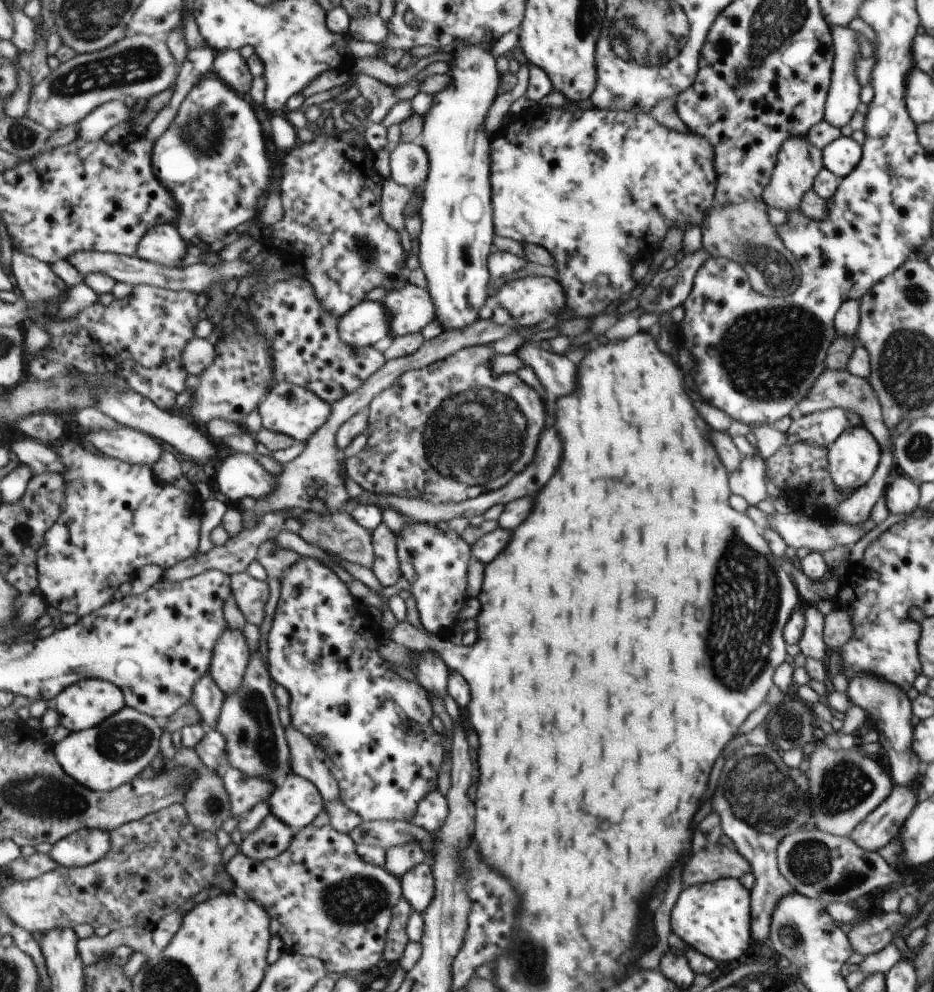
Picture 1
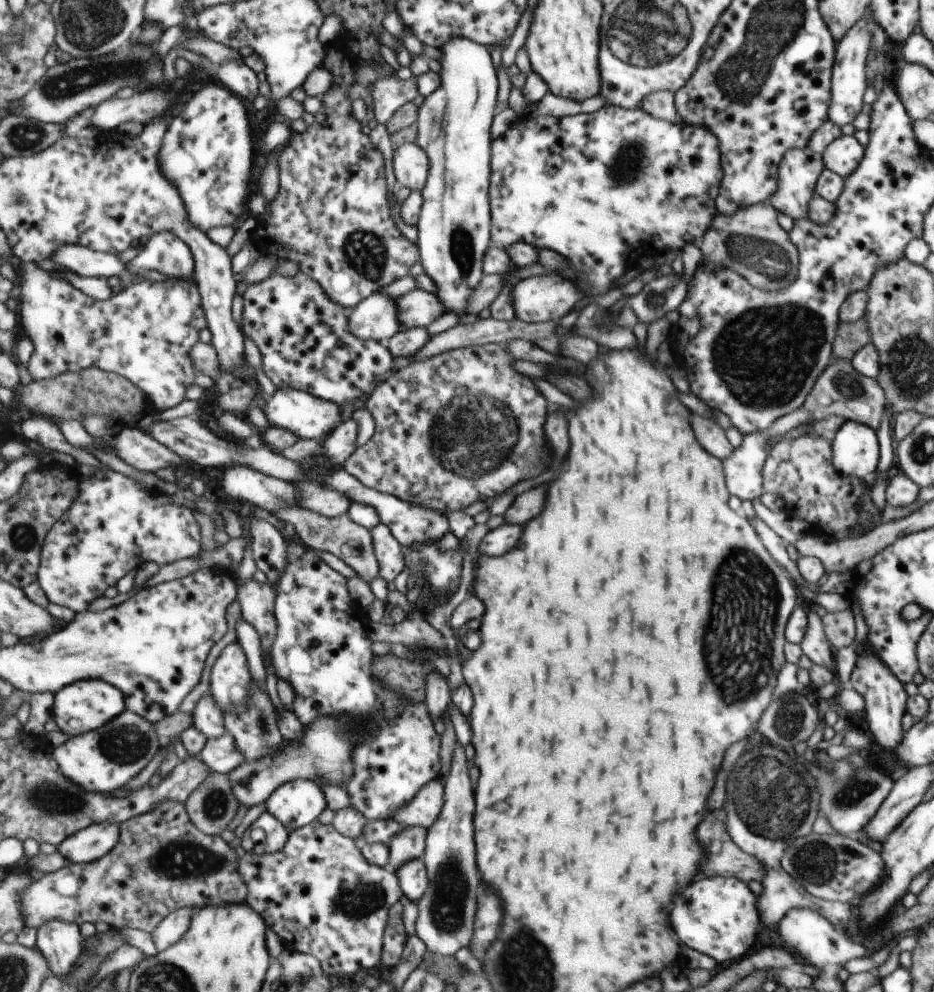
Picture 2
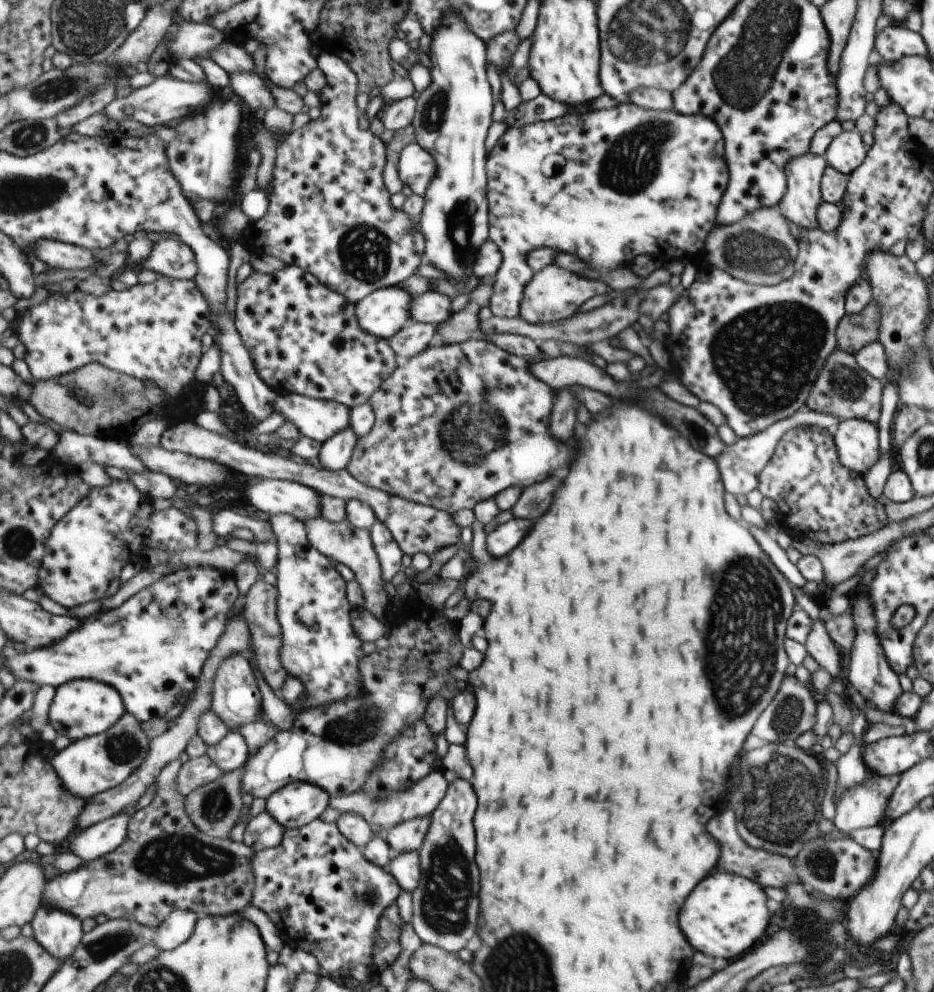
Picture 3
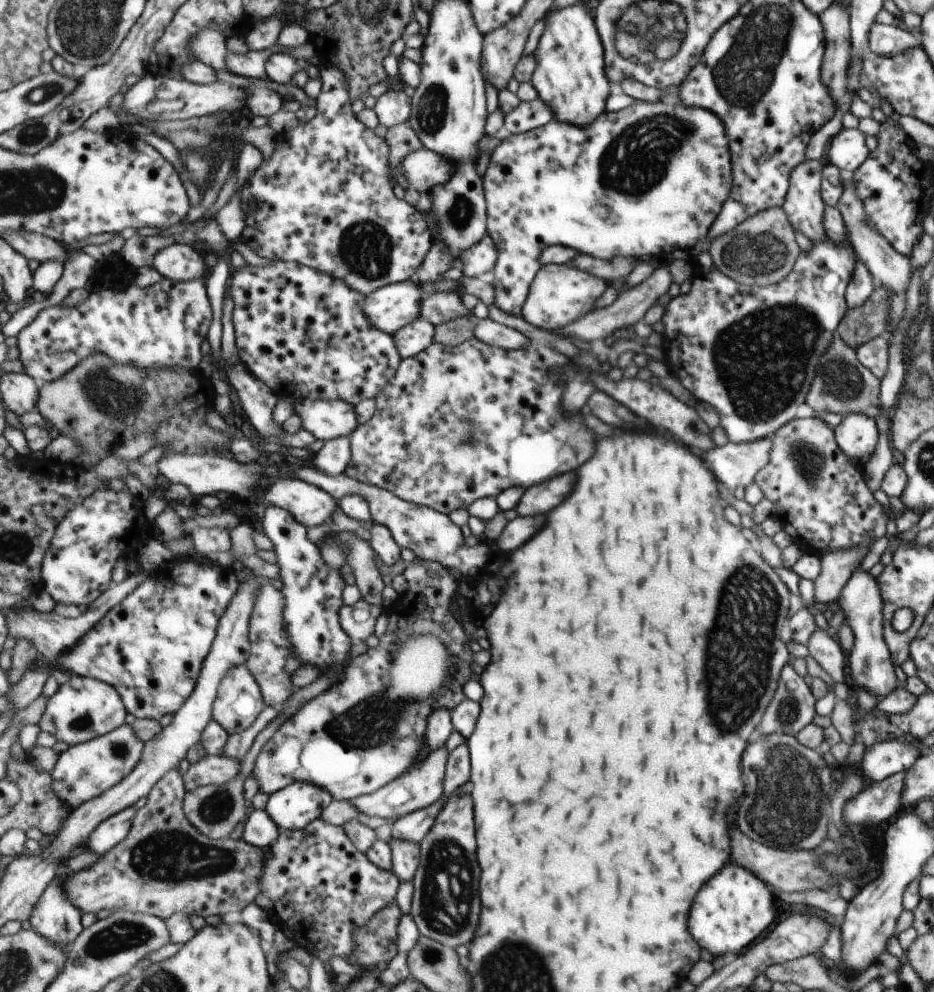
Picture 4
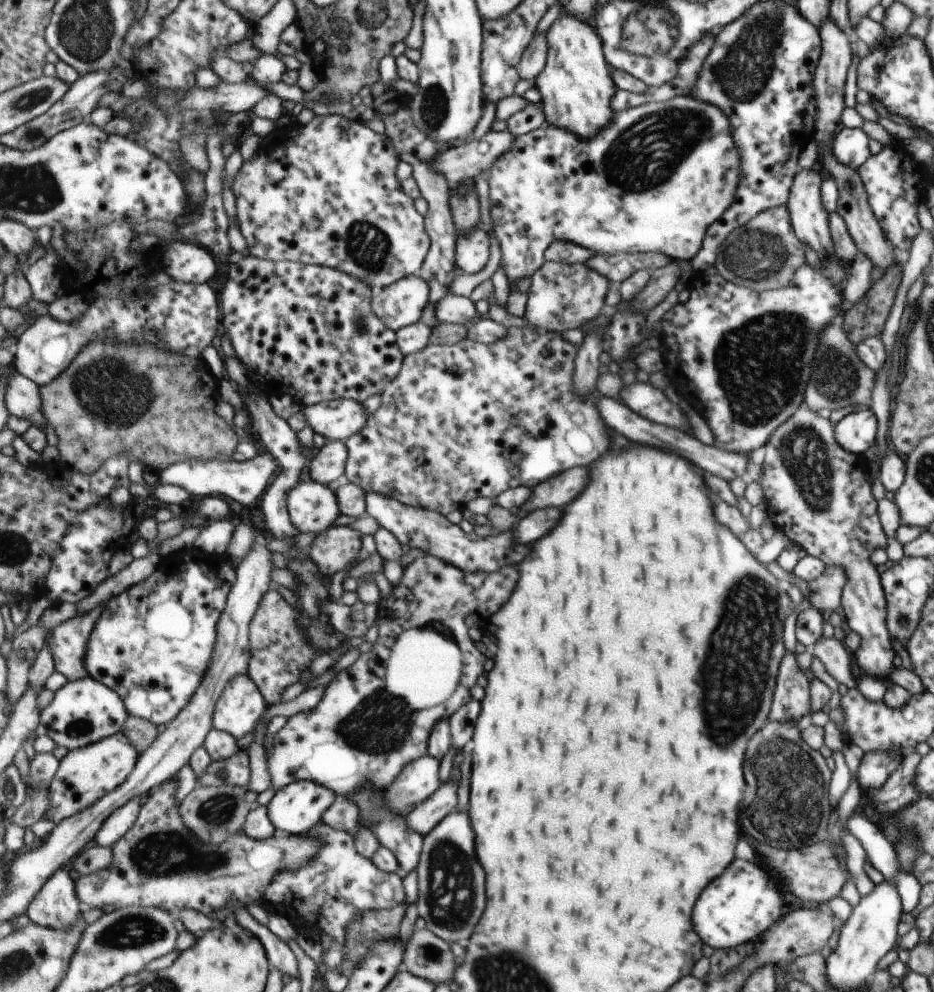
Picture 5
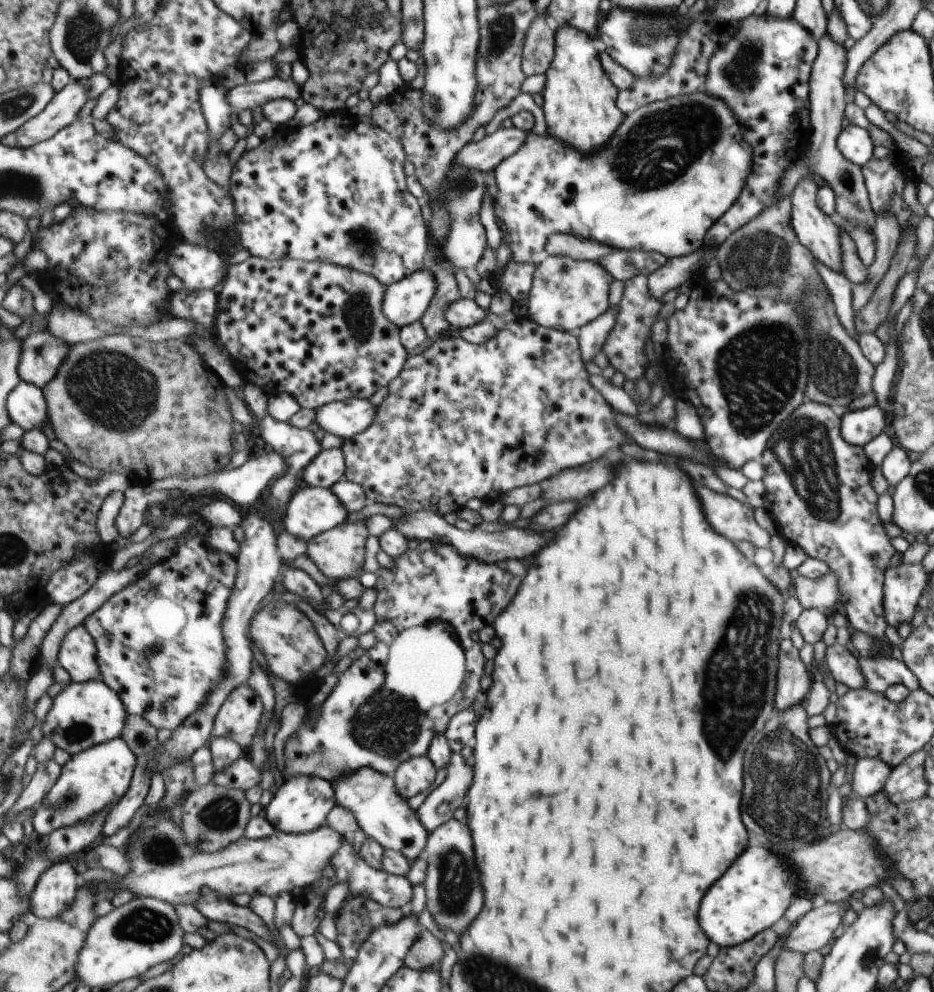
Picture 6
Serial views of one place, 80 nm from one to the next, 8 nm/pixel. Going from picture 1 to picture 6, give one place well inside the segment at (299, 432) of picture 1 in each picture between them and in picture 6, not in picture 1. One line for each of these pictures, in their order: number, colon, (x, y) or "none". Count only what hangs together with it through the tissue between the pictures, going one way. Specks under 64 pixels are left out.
2: (308, 416)
3: (319, 419)
4: (325, 419)
5: (338, 420)
6: (346, 419)

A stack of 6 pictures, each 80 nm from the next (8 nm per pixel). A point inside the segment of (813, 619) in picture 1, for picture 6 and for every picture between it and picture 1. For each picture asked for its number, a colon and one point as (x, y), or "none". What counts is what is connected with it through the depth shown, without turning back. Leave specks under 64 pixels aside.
2: (814, 645)
3: (819, 646)
4: (826, 651)
5: (832, 654)
6: (844, 668)

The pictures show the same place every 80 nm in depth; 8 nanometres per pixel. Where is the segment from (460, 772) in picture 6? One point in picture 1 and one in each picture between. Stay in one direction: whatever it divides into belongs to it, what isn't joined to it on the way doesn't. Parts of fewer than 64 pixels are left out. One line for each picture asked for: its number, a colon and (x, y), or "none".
1: (400, 859)
2: (410, 843)
3: (409, 835)
4: (415, 826)
5: (426, 816)

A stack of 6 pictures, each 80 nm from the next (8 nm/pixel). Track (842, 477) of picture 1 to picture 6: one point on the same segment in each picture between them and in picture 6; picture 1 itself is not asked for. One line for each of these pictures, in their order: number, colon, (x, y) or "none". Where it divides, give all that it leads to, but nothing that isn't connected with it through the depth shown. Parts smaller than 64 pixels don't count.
2: (854, 446)
3: (856, 440)
4: (856, 435)
5: (856, 431)
6: (858, 427)

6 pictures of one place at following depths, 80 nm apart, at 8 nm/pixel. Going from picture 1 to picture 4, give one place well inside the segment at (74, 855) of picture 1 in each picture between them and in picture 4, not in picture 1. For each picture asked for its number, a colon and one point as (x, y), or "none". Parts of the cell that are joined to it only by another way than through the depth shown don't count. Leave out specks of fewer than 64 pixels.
2: (96, 841)
3: (106, 836)
4: (111, 831)

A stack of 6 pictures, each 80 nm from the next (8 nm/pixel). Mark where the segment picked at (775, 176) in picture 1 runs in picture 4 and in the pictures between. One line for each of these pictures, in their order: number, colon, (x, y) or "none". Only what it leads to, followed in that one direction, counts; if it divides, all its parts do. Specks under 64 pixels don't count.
2: (799, 170)
3: (799, 204)
4: (803, 205)

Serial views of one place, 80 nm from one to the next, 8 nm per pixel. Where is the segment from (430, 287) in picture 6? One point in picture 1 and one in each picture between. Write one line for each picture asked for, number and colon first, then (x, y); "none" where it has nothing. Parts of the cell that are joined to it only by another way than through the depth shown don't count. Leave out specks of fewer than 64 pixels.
1: (365, 324)
2: (377, 317)
3: (385, 312)
4: (392, 307)
5: (402, 304)

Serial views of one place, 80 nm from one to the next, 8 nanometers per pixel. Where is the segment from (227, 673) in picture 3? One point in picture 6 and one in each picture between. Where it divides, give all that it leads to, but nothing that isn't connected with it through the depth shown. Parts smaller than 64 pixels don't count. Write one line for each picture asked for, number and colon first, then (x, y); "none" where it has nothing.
4: (240, 701)
5: (241, 706)
6: (239, 717)

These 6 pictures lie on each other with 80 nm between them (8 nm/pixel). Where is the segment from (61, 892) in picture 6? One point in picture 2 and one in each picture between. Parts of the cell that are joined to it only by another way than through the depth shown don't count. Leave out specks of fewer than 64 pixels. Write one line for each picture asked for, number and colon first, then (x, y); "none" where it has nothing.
2: (60, 941)
3: (60, 932)
4: (55, 916)
5: (57, 905)

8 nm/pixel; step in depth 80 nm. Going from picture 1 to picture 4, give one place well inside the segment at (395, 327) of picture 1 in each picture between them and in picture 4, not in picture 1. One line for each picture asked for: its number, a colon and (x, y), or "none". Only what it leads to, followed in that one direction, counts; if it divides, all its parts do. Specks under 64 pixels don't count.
2: (418, 308)
3: (432, 307)
4: (439, 308)

